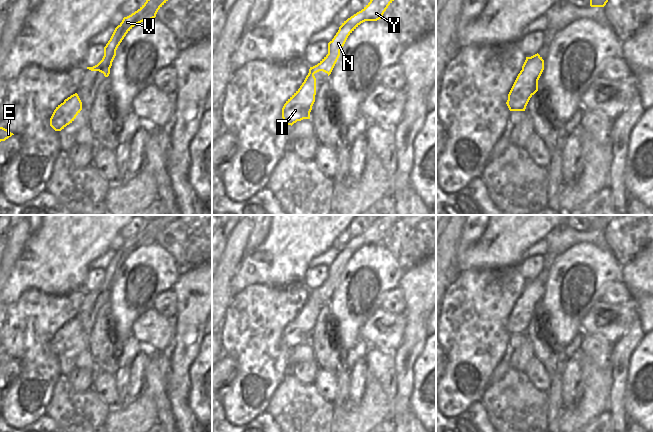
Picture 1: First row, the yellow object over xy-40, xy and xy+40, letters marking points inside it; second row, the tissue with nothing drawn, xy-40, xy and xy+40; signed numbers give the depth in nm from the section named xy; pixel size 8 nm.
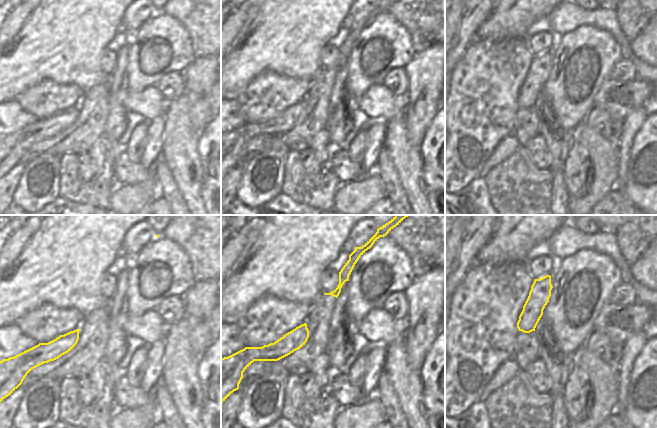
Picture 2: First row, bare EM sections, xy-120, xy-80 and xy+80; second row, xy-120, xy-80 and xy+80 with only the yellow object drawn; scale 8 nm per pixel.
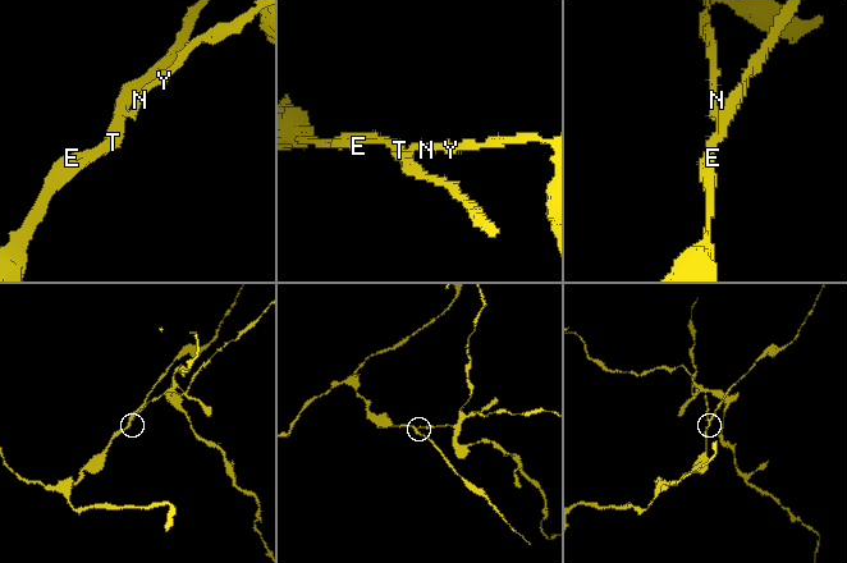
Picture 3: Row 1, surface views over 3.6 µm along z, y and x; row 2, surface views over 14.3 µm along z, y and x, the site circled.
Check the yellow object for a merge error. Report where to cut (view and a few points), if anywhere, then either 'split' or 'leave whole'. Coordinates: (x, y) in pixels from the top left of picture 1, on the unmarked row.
cut xy (308, 297), (313, 299); split

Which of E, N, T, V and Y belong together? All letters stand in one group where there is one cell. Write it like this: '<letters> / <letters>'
E T / N V Y

